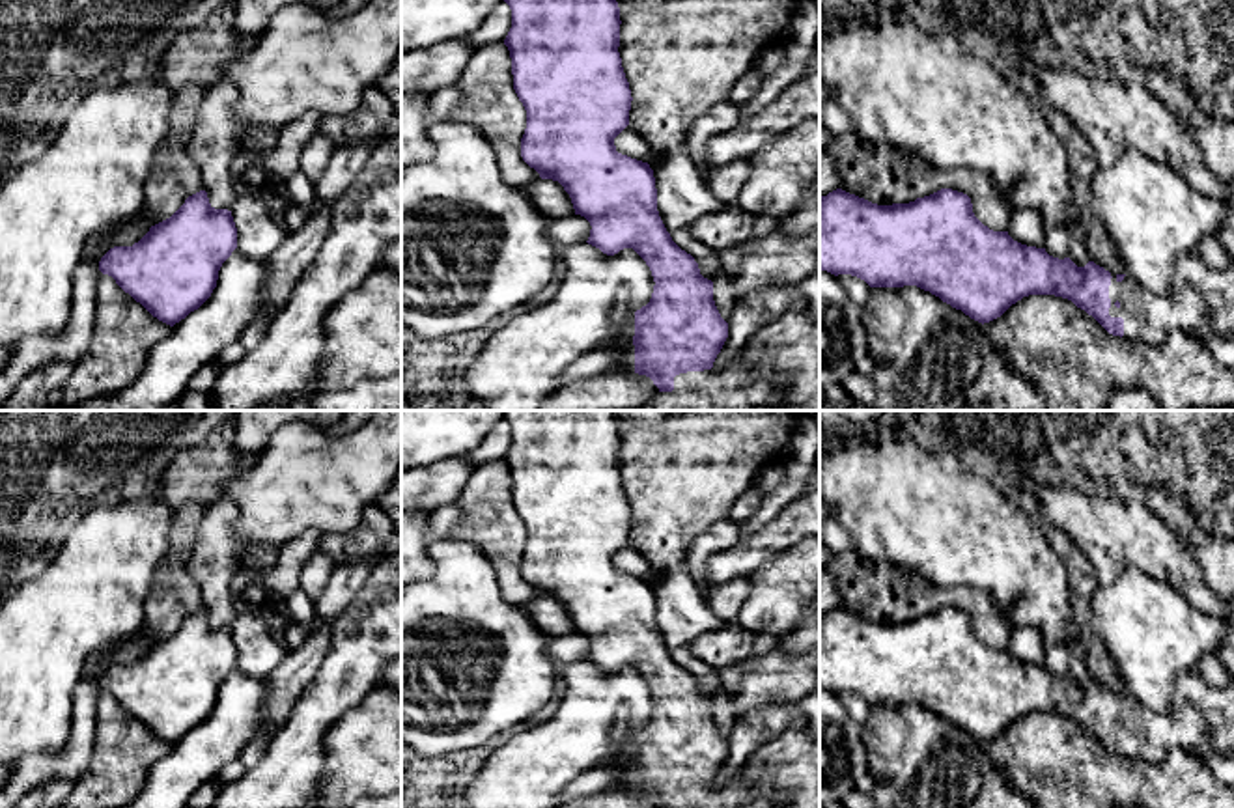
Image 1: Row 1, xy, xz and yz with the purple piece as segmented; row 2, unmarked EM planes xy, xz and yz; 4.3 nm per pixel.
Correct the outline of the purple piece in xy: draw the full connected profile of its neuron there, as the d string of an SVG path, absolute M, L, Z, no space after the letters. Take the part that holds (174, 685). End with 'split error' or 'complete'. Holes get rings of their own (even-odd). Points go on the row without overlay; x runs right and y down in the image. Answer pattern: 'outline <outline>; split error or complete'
outline M200 608L133 664L114 664L99 689L174 745L213 711L222 681L237 666L237 646L228 627L215 627Z; complete

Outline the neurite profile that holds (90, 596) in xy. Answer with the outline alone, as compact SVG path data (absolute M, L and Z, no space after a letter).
M157 496L149 500L127 498L121 504L95 502L67 532L58 550L52 552L50 562L32 578L24 580L0 605L0 763L13 773L15 765L28 754L52 752L58 754L65 745L71 730L73 690L80 681L82 670L91 653L101 651L116 642L129 640L144 625L144 603L153 588L153 578L162 564L168 549L168 532L174 511Z

